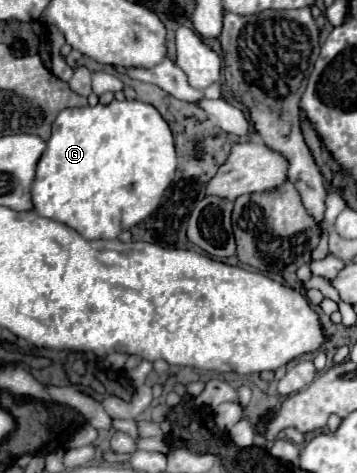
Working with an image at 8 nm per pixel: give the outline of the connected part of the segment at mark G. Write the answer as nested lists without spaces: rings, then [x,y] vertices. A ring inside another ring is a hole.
[[[112,101],[110,105],[64,109],[52,123],[52,137],[38,161],[30,187],[34,211],[60,221],[86,239],[116,239],[122,231],[144,221],[156,207],[176,171],[174,141],[168,123],[148,103]]]

